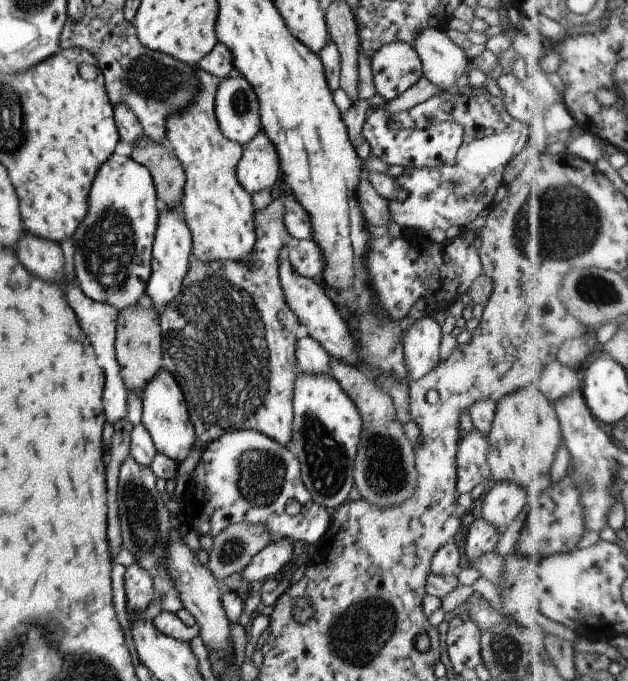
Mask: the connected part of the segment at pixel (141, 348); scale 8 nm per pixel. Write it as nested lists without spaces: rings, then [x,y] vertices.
[[[144,294],[134,306],[126,306],[117,312],[115,349],[120,376],[128,392],[142,396],[146,384],[163,368],[160,313]]]

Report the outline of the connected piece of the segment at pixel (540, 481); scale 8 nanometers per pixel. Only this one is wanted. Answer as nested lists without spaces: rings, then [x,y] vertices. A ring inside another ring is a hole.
[[[526,386],[498,400],[487,441],[488,464],[496,481],[514,482],[538,492],[562,469],[565,438],[561,417],[540,387]]]

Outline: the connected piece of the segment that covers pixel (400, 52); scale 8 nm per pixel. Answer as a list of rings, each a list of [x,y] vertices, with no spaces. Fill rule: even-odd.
[[[408,42],[382,44],[372,54],[370,64],[376,92],[386,101],[398,98],[423,75],[420,58]]]

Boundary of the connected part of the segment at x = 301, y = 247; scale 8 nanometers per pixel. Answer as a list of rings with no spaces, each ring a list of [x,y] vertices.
[[[290,237],[284,246],[283,255],[288,258],[296,274],[304,278],[316,279],[324,272],[324,256],[314,239]]]

